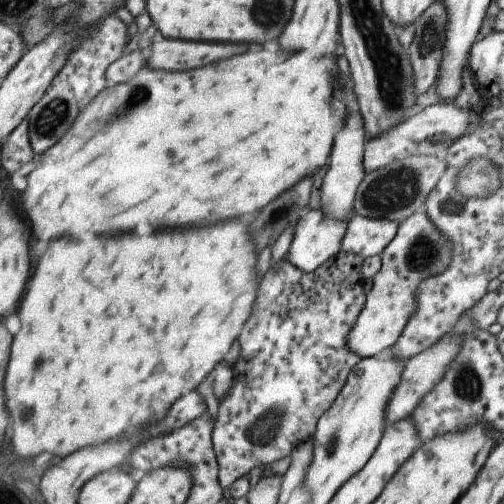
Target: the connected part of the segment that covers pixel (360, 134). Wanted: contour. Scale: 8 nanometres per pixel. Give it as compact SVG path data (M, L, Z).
M349 114L349 124L345 124L345 132L337 136L337 148L333 148L333 156L329 158L329 164L325 173L319 176L321 186L318 189L318 201L316 207L323 216L335 218L335 220L349 220L347 215L353 212L355 192L363 179L363 150L367 134L363 128L361 114Z

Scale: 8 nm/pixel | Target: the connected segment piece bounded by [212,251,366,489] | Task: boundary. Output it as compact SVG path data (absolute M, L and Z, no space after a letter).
M338 251L332 258L325 260L318 268L315 268L315 271L305 273L299 271L297 266L294 266L284 257L276 266L270 266L270 269L263 276L253 316L246 324L246 328L239 339L242 350L241 358L235 363L234 368L237 381L233 388L229 390L229 394L220 400L216 428L213 430L212 435L213 448L219 461L219 482L223 488L230 489L239 478L249 476L253 468L261 468L263 465L270 465L272 462L292 456L299 442L312 439L320 417L331 407L333 400L339 395L347 379L347 374L352 371L352 367L360 362L360 356L352 352L348 347L347 340L366 300L365 290L363 290L364 279L360 272L363 260L361 256L352 254L351 252Z

